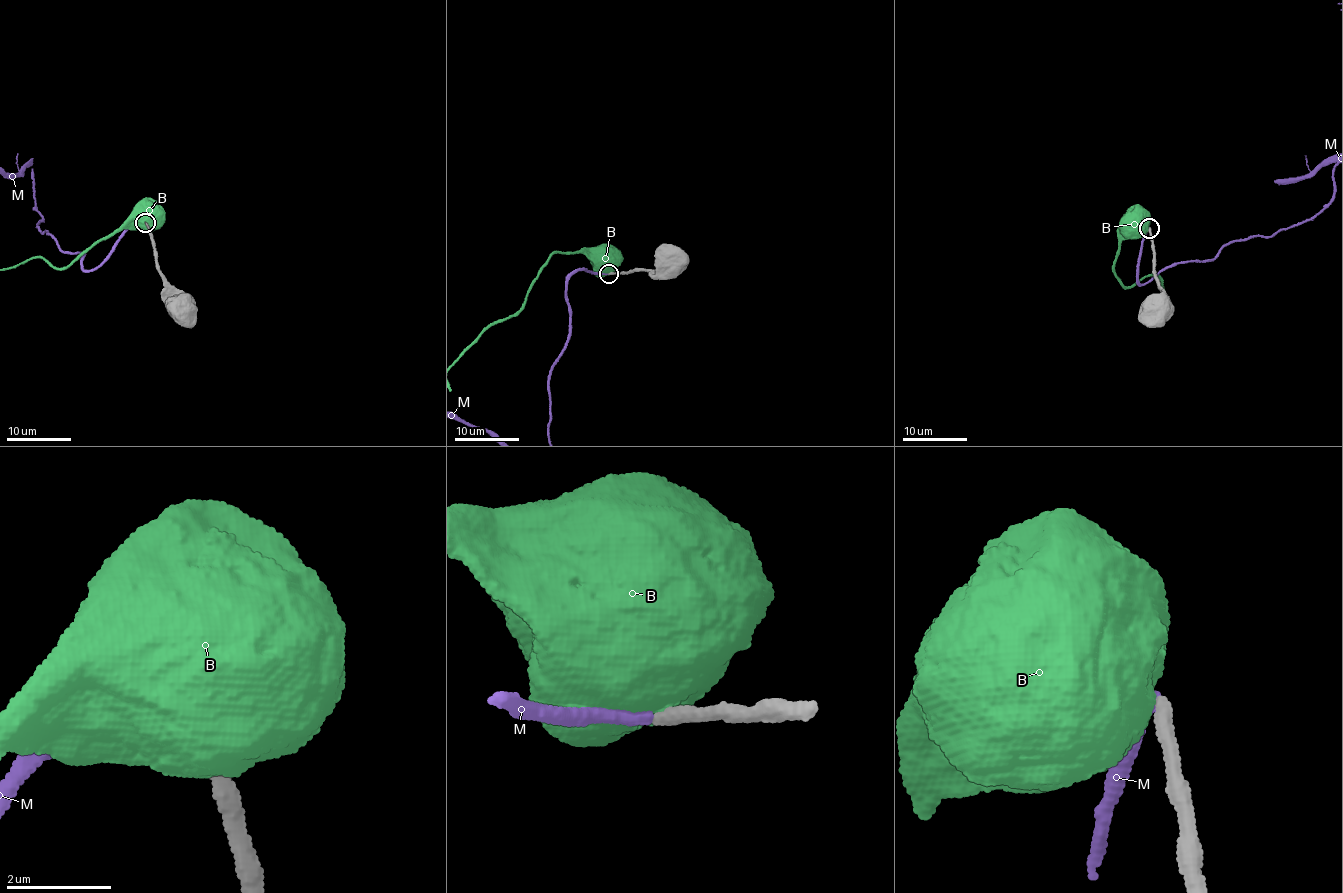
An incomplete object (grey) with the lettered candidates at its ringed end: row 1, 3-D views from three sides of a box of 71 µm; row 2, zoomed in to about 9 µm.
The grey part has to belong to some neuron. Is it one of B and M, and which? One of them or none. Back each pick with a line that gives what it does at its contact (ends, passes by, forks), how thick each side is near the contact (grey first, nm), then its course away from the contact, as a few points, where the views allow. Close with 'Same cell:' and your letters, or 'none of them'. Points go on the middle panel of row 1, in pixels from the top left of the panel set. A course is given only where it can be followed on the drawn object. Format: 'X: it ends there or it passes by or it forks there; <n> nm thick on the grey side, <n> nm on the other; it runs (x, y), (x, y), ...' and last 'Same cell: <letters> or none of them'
M: it ends there; 280 nm thick on the grey side, 320 nm on the other
Same cell: M

